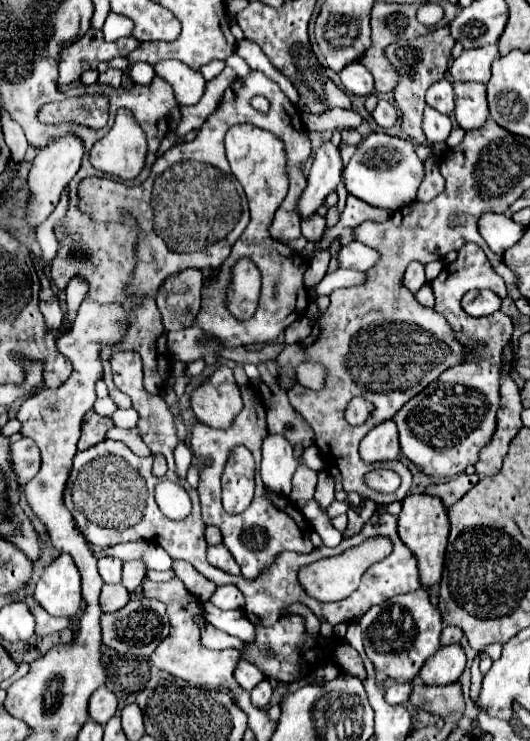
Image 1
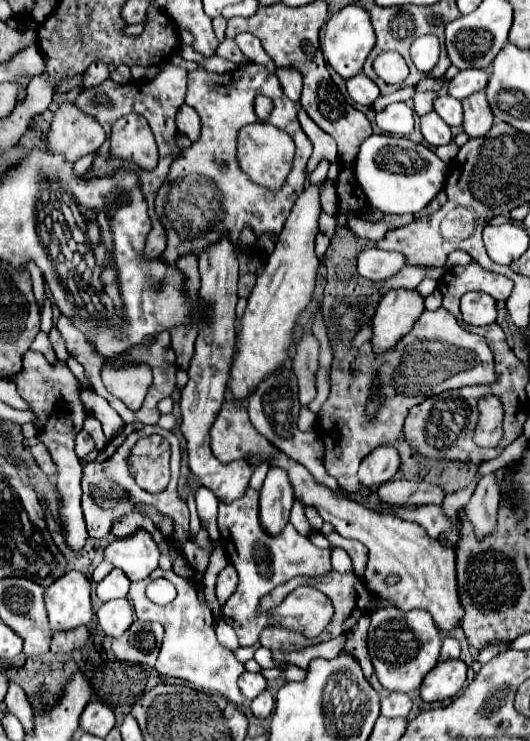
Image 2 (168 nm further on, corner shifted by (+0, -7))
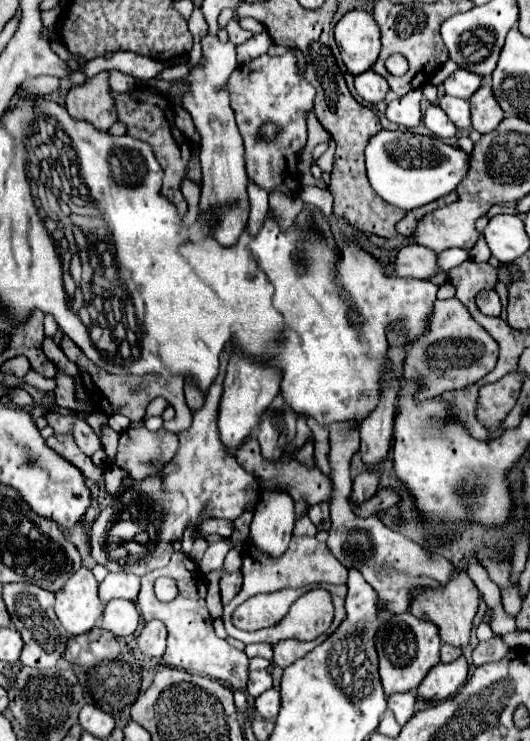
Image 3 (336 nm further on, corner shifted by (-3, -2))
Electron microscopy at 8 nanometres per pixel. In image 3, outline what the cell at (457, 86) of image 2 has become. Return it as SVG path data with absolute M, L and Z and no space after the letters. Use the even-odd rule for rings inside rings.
M463 68L455 70L455 72L443 82L445 92L447 92L449 96L457 96L457 98L465 98L465 100L469 100L469 96L471 96L475 90L479 90L481 84L483 84L483 76L475 76L473 72L467 72L467 70L463 70Z

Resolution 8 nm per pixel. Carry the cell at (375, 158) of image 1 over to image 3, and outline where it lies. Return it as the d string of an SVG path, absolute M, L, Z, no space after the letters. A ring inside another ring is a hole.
M381 130L371 136L365 148L365 164L373 190L387 204L409 212L453 192L469 170L469 154L443 144L435 136L413 134L411 130Z

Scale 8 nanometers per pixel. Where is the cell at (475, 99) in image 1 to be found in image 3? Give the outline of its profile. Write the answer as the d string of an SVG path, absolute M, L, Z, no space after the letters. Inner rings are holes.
M485 82L471 98L469 98L469 104L471 104L471 126L481 132L481 134L487 134L491 130L497 128L497 124L505 118L503 110L499 108L497 100L493 98L493 92L491 92L491 86L489 82Z

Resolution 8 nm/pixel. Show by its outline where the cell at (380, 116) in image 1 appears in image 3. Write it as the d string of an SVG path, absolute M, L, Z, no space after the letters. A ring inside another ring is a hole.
M411 90L405 96L395 98L393 102L389 102L387 112L385 112L387 120L391 120L395 124L401 124L405 128L419 126L419 122L421 122L419 100L421 100L421 96L423 96L421 90Z

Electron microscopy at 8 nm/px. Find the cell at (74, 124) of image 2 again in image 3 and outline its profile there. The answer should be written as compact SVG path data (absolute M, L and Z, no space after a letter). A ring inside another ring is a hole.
M101 72L81 86L75 86L65 96L65 108L73 120L87 120L101 132L107 132L115 120L115 106L109 96L107 72Z

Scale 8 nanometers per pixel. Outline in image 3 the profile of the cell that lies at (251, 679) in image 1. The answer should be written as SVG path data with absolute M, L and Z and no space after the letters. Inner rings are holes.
M253 670L249 672L249 684L247 684L247 692L249 696L257 698L261 696L261 692L271 688L271 676L267 670Z

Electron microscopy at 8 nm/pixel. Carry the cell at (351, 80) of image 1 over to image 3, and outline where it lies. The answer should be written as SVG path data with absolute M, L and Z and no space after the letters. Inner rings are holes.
M367 70L367 72L355 76L355 90L369 104L377 104L379 100L385 98L385 94L389 90L389 84L383 76L375 74L373 70Z

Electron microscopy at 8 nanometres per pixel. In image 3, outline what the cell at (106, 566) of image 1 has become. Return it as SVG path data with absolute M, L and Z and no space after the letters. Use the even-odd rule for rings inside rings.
M109 572L107 578L99 584L99 598L107 604L113 598L135 600L139 594L139 578L125 572Z

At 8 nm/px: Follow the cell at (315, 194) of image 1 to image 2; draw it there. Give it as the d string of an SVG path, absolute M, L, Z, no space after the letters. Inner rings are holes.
M320 185L308 187L298 197L282 233L276 241L276 249L268 257L268 263L258 275L256 285L248 297L248 307L240 319L240 333L236 337L236 351L230 367L228 389L234 401L246 401L258 385L276 369L284 365L290 353L292 329L312 299L316 285L318 257L314 251L314 237L318 233L318 215L320 215Z

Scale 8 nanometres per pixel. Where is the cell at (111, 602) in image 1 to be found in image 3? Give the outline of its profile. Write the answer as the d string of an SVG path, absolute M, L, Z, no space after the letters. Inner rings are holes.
M111 600L101 618L101 628L113 632L119 638L127 638L137 630L139 612L131 600Z

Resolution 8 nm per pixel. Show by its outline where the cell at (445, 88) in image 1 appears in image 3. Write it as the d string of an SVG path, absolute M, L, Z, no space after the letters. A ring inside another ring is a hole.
M445 94L439 100L439 106L445 110L445 114L451 118L451 122L457 128L469 128L471 126L471 120L469 120L469 102L467 100Z

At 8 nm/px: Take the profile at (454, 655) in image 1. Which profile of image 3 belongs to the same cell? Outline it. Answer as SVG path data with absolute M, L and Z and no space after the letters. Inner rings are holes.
M459 656L457 660L453 660L449 664L439 662L419 684L419 688L417 688L419 700L441 702L441 700L455 696L457 688L463 686L463 682L467 680L467 668L469 668L469 664L467 664L465 656Z

